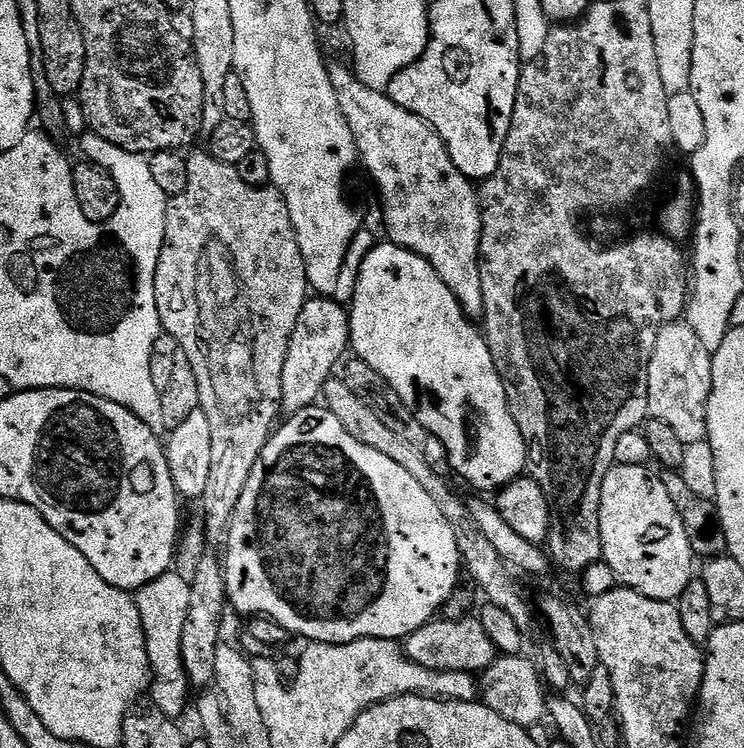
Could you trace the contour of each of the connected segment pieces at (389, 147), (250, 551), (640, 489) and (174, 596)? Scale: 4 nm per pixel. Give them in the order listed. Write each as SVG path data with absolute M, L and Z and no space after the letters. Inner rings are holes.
M329 63L328 77L330 78L330 84L334 86L334 94L338 94L338 106L342 106L342 114L350 126L350 134L354 134L359 163L362 168L364 164L365 170L372 175L372 180L376 183L377 190L380 191L380 204L384 207L384 224L388 227L387 239L393 244L402 246L406 250L426 258L426 262L430 262L430 266L434 266L438 278L442 278L442 282L446 282L446 286L450 286L450 290L458 298L464 313L469 318L483 317L484 303L482 302L482 274L480 273L480 197L473 181L464 176L462 170L458 170L458 166L454 166L442 138L428 125L428 121L418 118L414 114L410 114L410 110L398 106L398 102L394 102L388 97L387 91L370 90L370 86L366 86L349 65L347 68L344 64Z
M308 407L289 415L285 420L285 424L283 421L273 431L254 470L250 470L250 482L246 482L246 490L242 490L242 498L232 515L232 524L228 527L228 553L223 553L222 563L229 605L233 609L237 608L244 618L267 616L269 620L281 624L288 633L296 635L297 632L305 636L308 642L349 644L355 640L403 641L405 636L414 634L414 630L437 619L445 602L461 583L462 565L458 542L455 541L454 530L450 530L450 522L442 518L442 510L438 510L434 498L422 490L414 474L402 470L394 458L386 458L386 454L378 454L378 450L370 450L370 446L358 442L358 438L354 438L354 434L350 434L346 426L342 426L342 422L338 422L338 418L334 418L334 414L327 408Z
M613 464L606 474L600 499L600 529L602 530L602 560L607 563L623 587L646 594L655 600L678 601L686 586L694 579L692 560L694 553L690 538L686 538L686 526L678 518L674 502L666 490L663 479L645 465Z
M170 570L166 575L160 575L154 582L148 583L146 587L140 588L135 597L146 638L147 657L150 658L152 667L150 704L174 721L179 721L180 715L187 710L188 692L190 693L186 666L182 664L182 633L190 608L191 588L189 581L176 571Z

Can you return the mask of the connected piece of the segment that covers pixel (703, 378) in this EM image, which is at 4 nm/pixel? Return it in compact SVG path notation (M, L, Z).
M687 322L668 324L658 334L654 358L648 371L648 415L666 422L686 445L708 434L708 399L712 389L712 353L698 342L698 334Z

